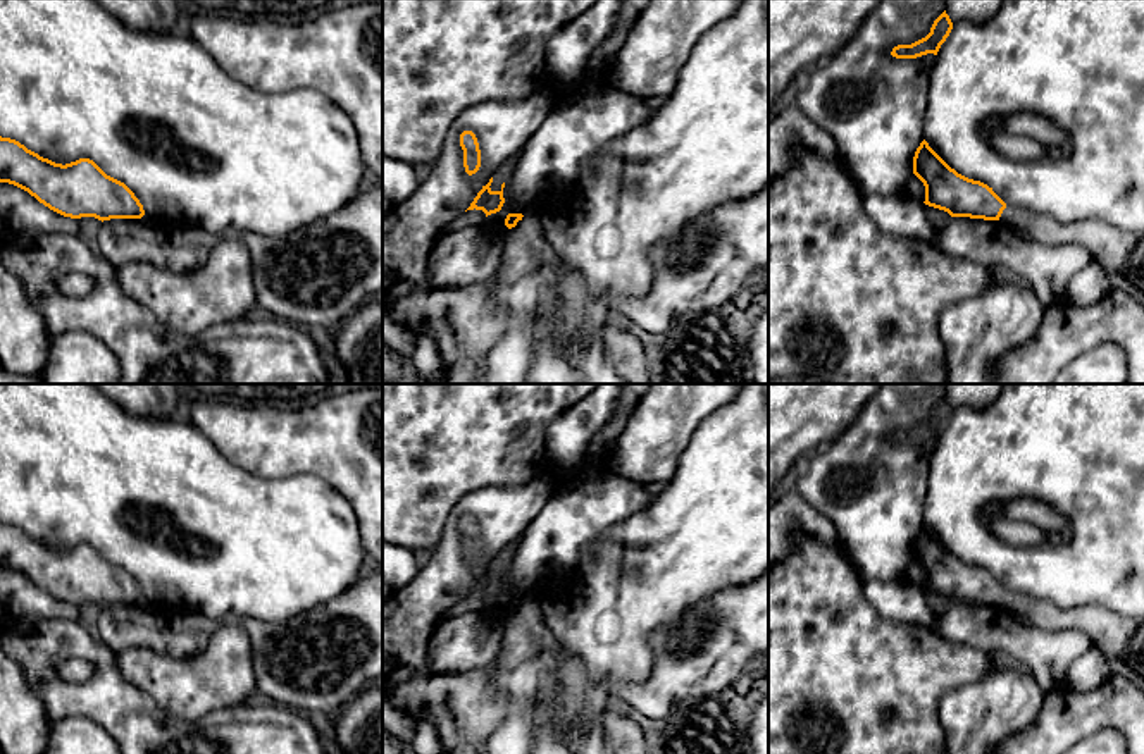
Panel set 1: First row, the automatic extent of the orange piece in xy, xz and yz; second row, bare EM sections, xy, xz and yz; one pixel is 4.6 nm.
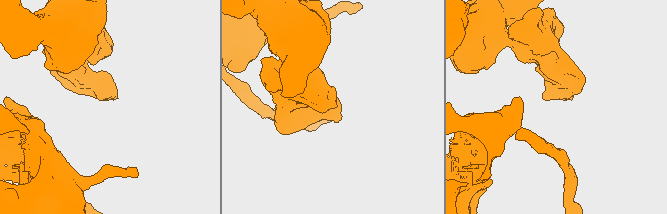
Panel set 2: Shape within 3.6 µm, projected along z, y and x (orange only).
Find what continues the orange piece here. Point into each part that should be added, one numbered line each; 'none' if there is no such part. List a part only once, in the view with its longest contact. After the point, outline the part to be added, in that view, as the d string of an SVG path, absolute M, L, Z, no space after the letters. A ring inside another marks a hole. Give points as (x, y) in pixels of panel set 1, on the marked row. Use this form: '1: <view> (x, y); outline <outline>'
1: xz (466, 322); outline M525 213L515 227L505 231L494 281L458 289L432 287L386 315L415 337L417 348L424 341L438 346L448 365L446 384L484 384L481 360L510 327L493 289L543 269L551 269L556 281L546 296L544 312L534 317L534 341L546 329L550 341L560 349L601 346L624 384L651 384L646 351L636 331L629 325L596 327L589 322L586 279L579 270L560 263L538 213Z

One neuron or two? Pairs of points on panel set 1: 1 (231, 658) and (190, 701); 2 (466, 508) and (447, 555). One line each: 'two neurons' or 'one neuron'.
1: one neuron
2: one neuron

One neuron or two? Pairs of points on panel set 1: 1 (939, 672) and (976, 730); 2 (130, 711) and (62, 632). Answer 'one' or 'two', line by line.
1: two
2: one

